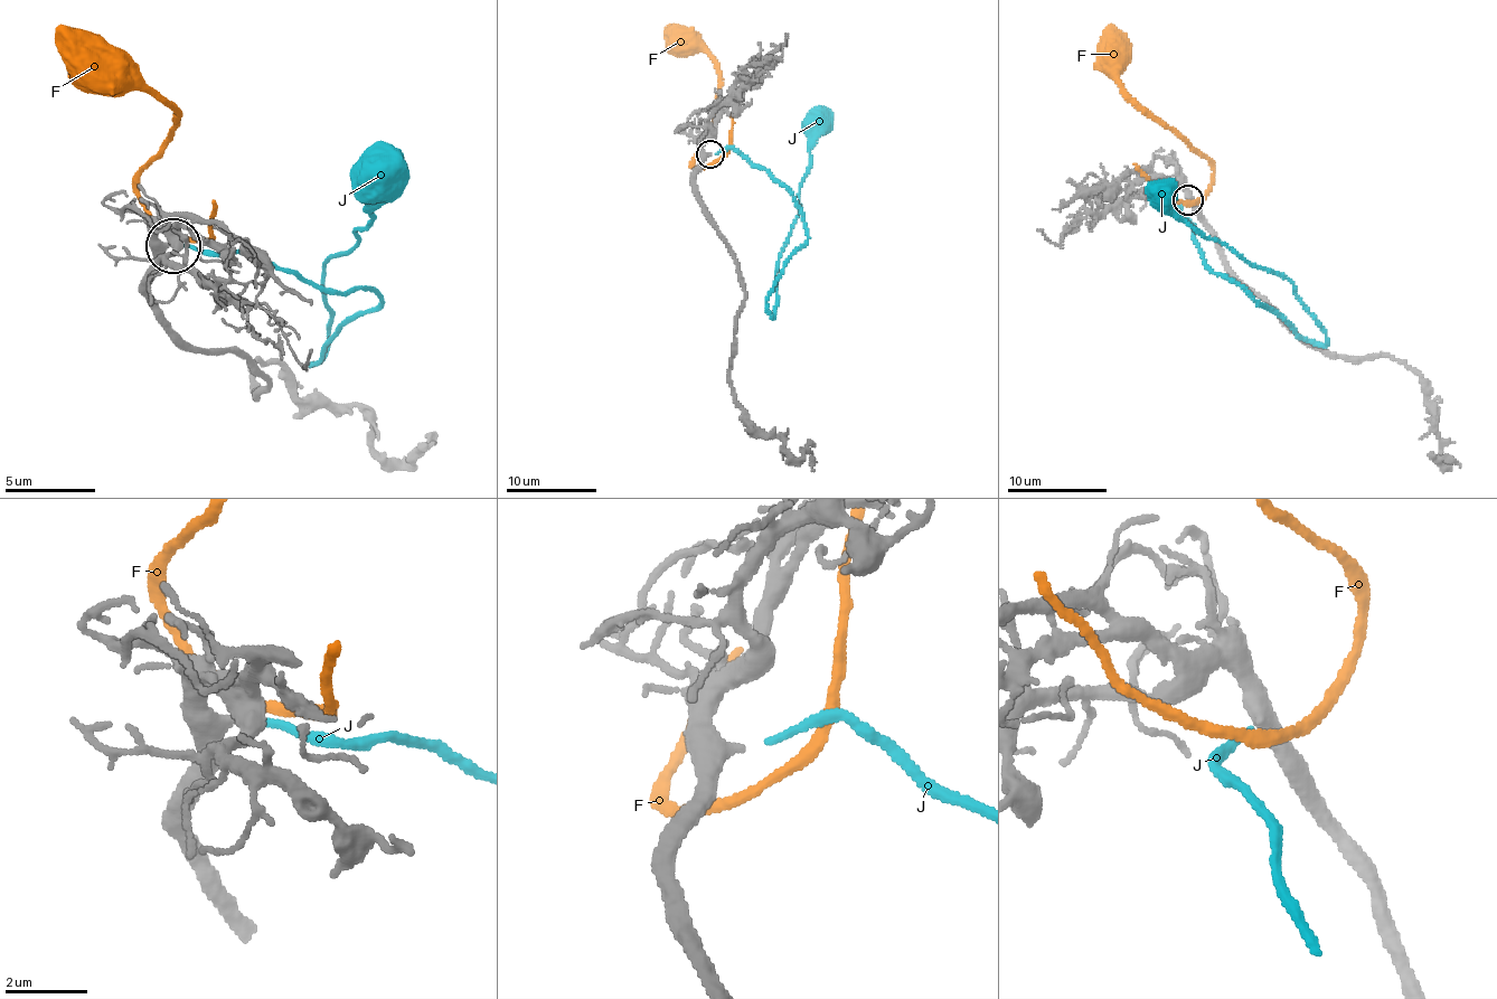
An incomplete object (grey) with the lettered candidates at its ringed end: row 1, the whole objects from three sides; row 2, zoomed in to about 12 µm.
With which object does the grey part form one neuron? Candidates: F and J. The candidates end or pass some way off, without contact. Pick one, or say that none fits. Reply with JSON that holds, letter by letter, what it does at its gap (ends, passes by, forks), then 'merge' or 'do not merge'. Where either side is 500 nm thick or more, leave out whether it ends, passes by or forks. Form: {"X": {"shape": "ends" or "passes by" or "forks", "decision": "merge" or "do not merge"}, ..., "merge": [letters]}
{"F": {"shape": "passes by", "decision": "do not merge"}, "J": {"shape": "ends", "decision": "merge"}, "merge": ["J"]}

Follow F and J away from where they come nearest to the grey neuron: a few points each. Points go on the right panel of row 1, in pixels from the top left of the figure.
F: (1195, 201), (1211, 185), (1211, 160), (1132, 100), (1118, 79), (1114, 53)
J: (1187, 201), (1178, 213), (1214, 272), (1304, 338), (1326, 342), (1288, 279), (1206, 238), (1160, 200), (1155, 184)

